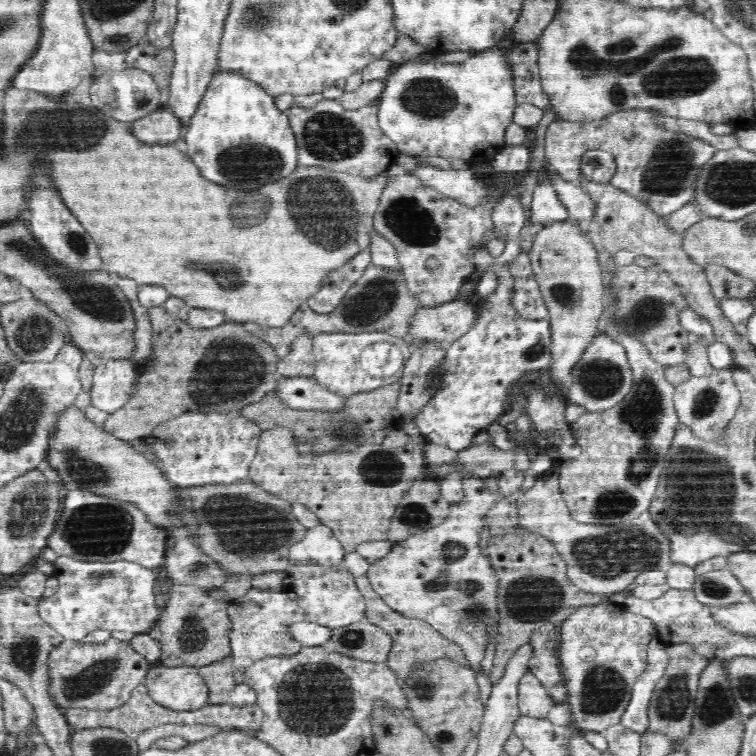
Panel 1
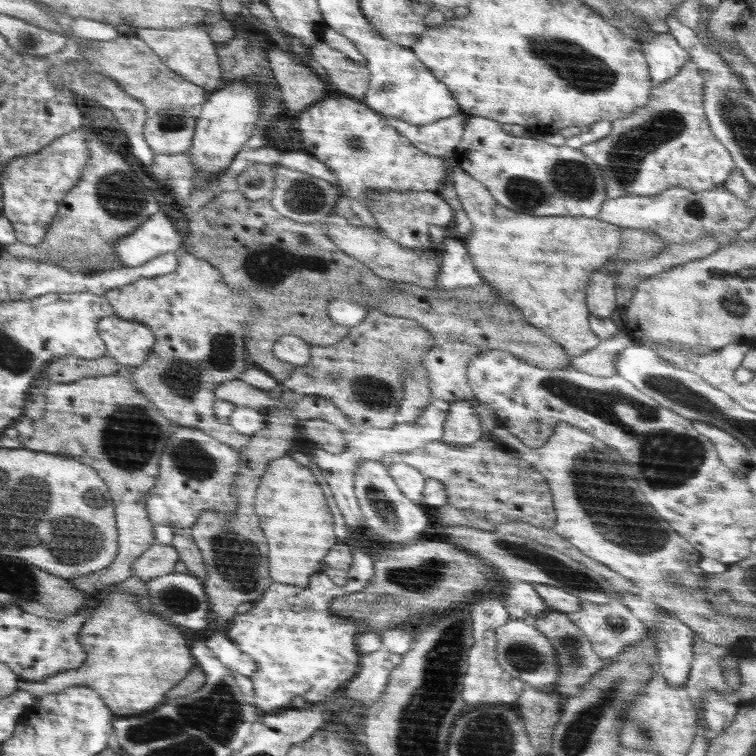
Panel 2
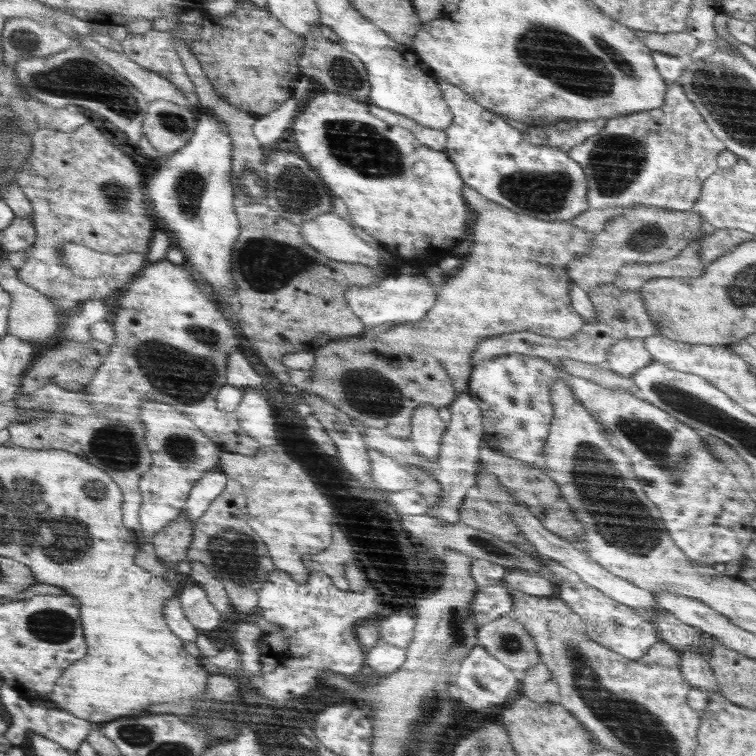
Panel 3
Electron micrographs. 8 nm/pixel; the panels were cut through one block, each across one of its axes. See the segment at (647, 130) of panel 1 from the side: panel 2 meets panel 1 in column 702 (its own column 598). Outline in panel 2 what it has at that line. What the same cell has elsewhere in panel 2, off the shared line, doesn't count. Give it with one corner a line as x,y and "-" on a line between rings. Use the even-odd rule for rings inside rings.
689,60
670,80
651,90
647,103
632,114
611,121
612,132
592,144
579,149
601,169
605,178
608,199
626,195
659,195
672,187
682,187
692,192
708,191
724,185
735,168
728,149
712,134
703,109
705,80
699,64

